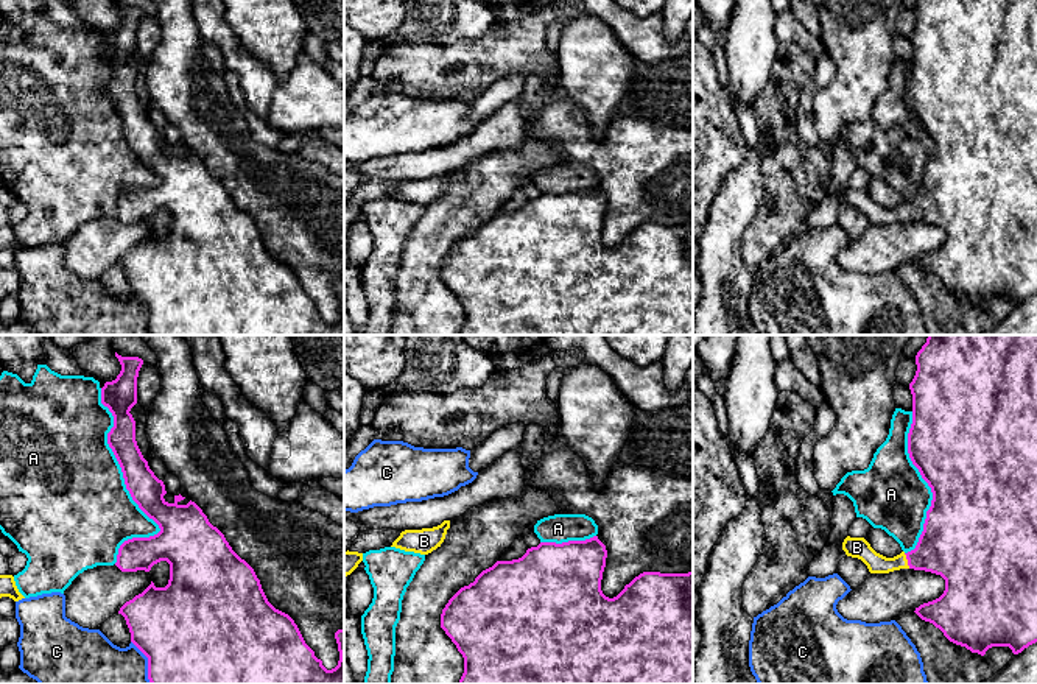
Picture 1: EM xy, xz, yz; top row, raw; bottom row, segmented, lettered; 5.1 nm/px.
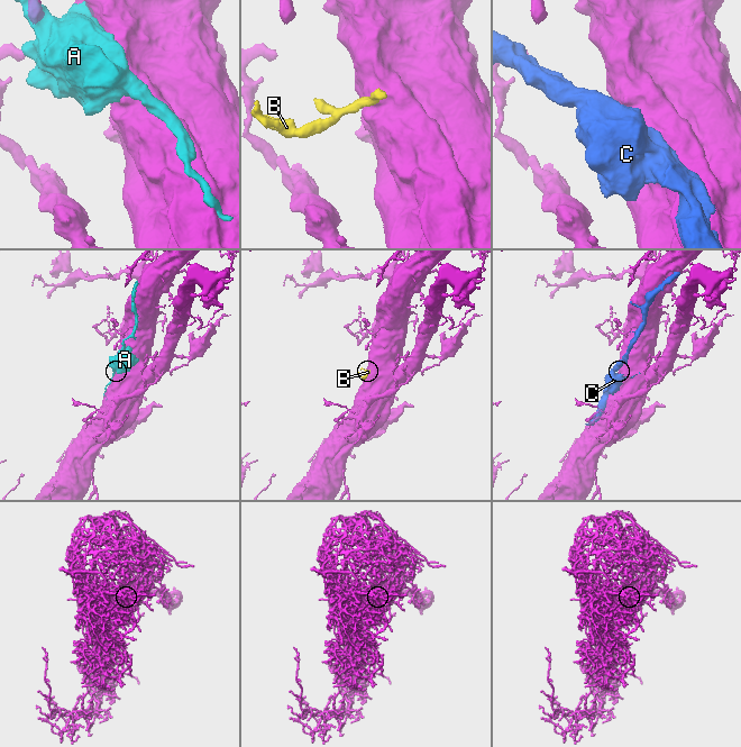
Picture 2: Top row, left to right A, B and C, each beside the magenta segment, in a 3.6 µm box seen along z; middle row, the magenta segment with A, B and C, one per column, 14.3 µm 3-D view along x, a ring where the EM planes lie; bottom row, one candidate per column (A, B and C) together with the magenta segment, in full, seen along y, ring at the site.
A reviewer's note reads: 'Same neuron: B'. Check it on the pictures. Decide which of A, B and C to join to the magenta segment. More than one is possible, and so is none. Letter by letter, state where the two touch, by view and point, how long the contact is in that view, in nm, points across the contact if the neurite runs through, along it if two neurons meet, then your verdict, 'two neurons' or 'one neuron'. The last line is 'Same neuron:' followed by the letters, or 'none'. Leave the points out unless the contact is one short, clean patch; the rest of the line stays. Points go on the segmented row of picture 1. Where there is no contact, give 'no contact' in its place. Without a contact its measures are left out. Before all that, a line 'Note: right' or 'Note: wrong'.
Note: right
A: contact xy (126, 488); length 900 nm; two neurons
B: contact yz (908, 561); length 90 nm; way yz (953, 544), (908, 561), (875, 563), (861, 549); one neuron
C: contact xy (148, 662); length 240 nm; two neurons
Same neuron: B

